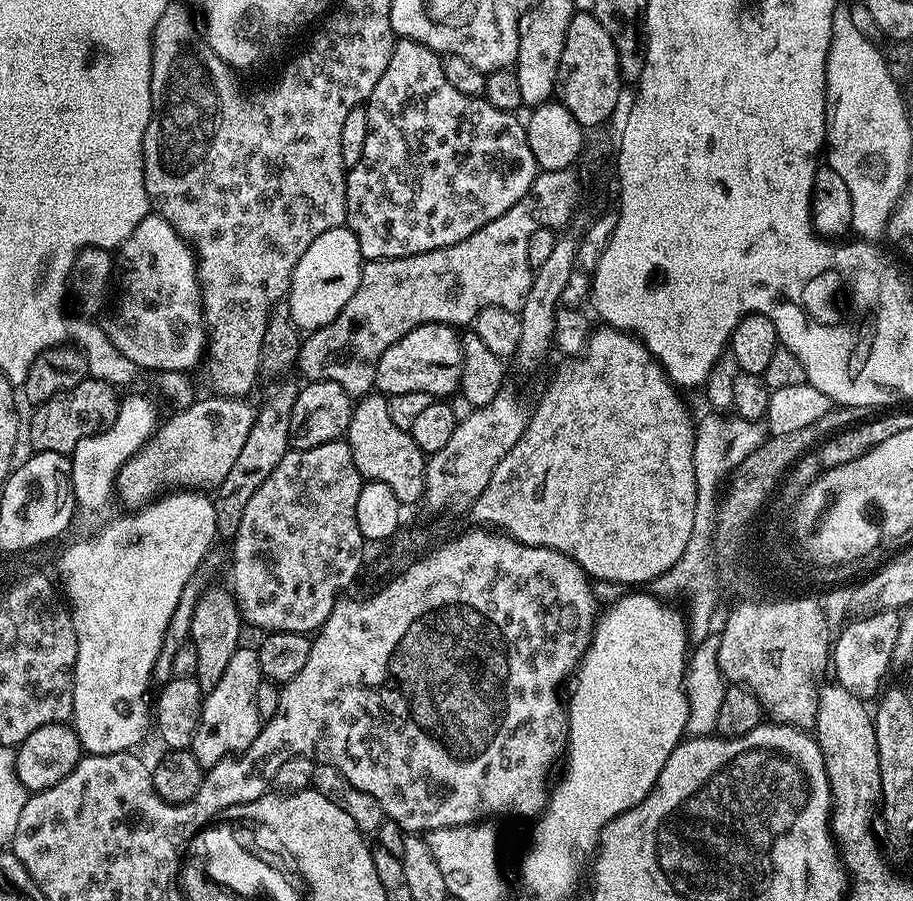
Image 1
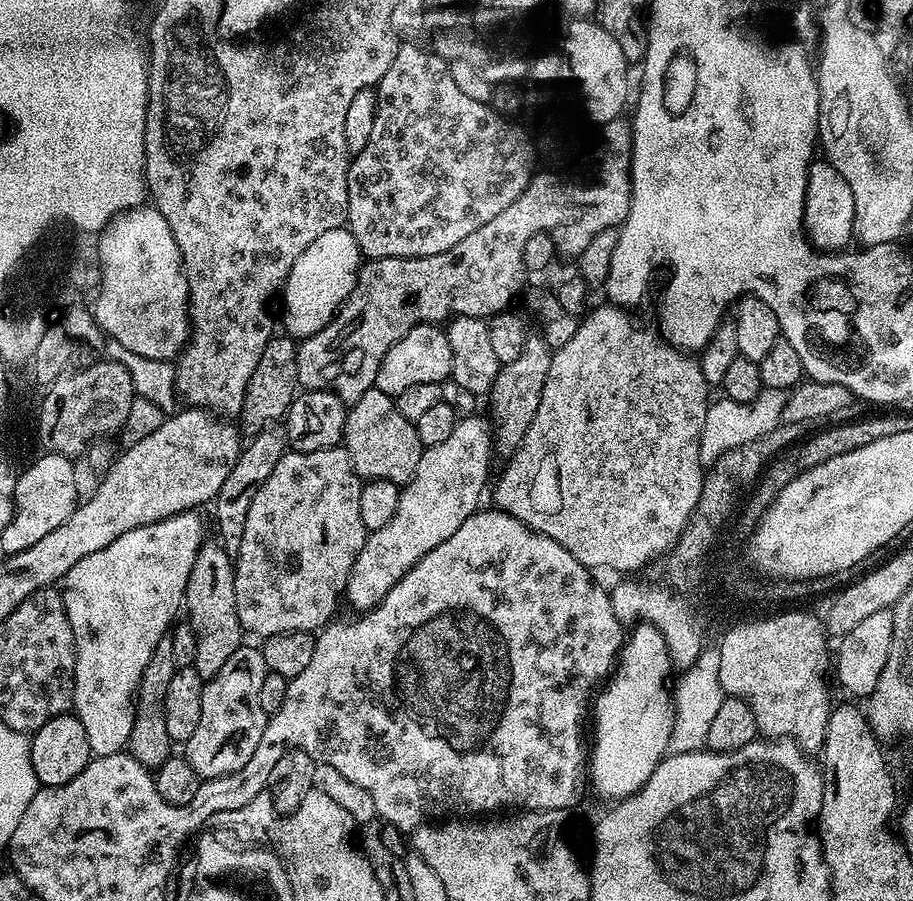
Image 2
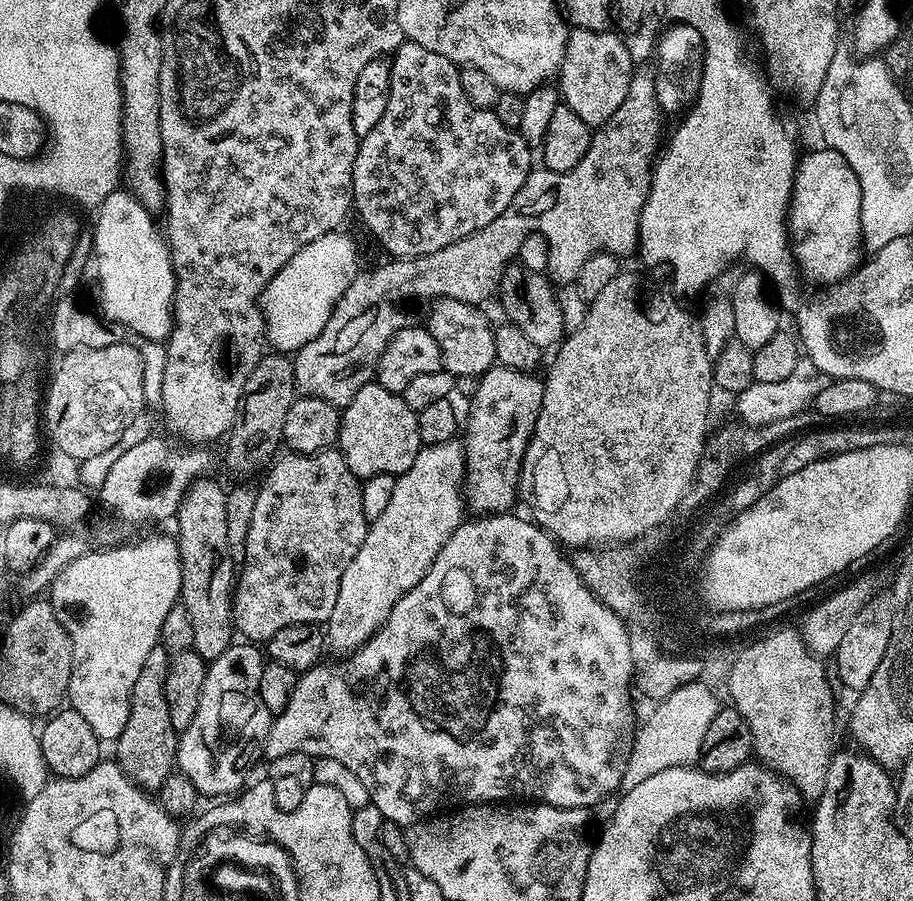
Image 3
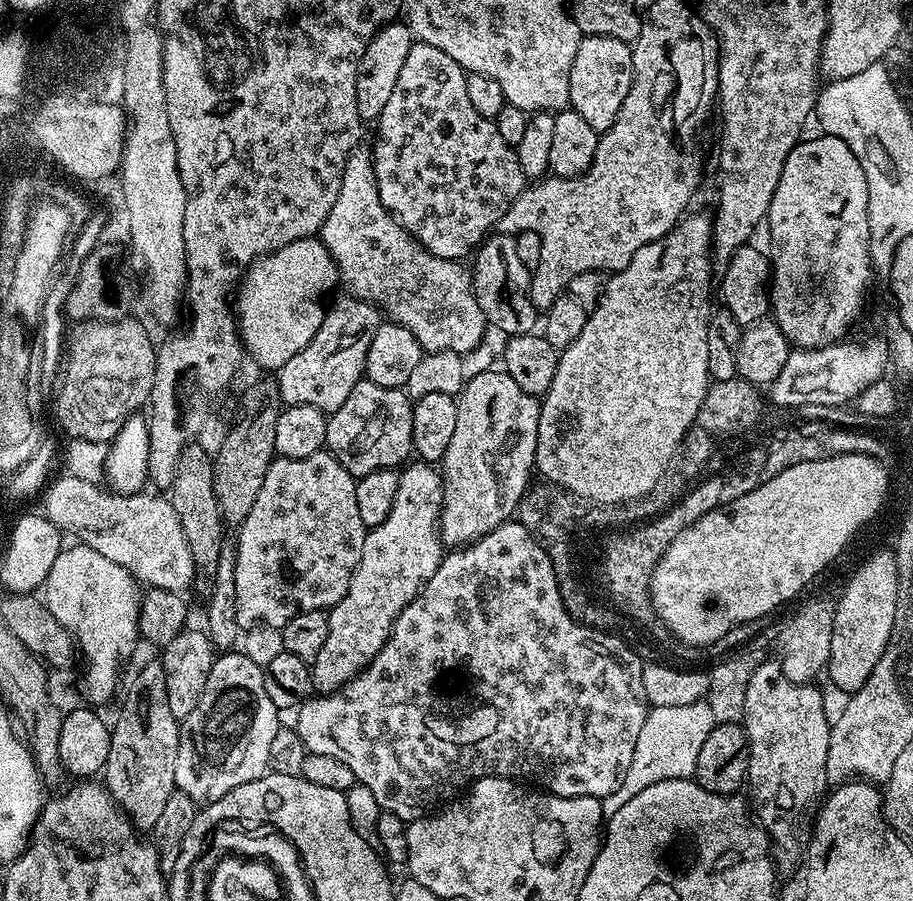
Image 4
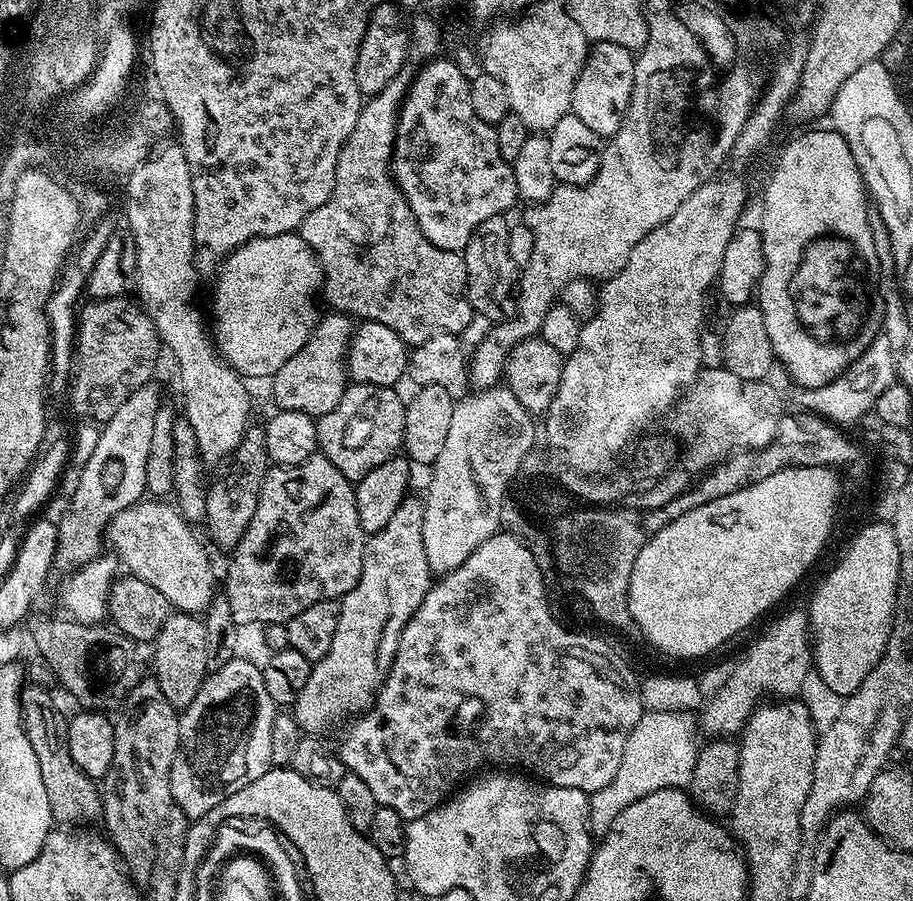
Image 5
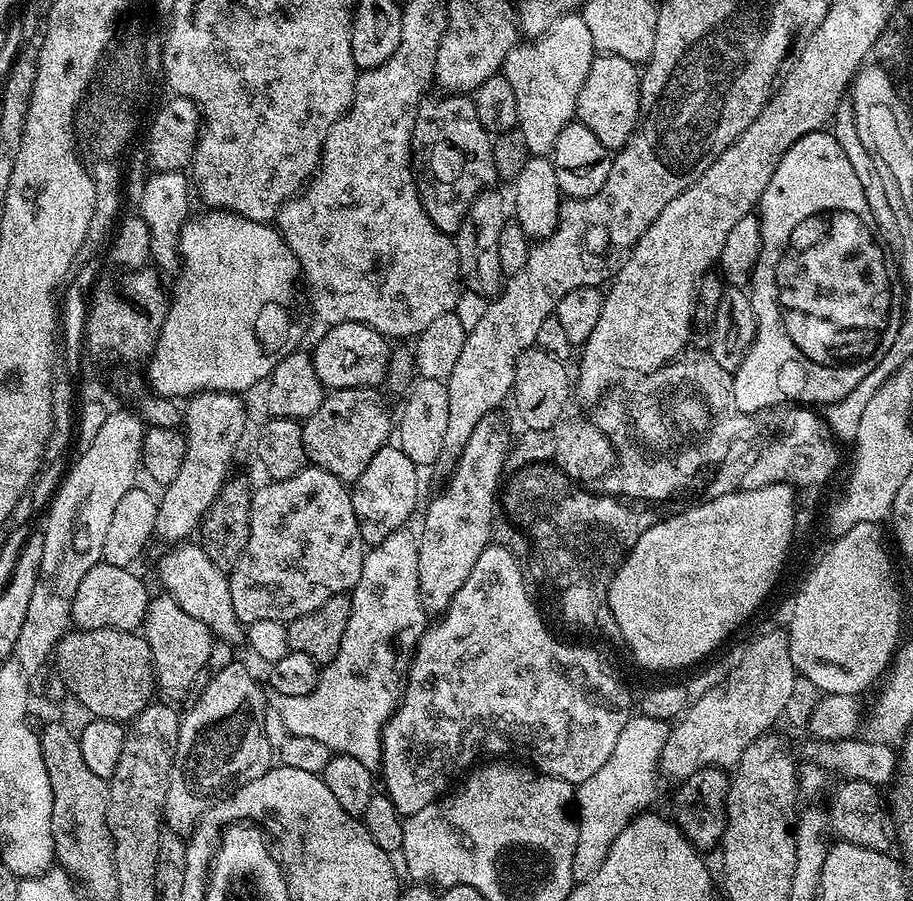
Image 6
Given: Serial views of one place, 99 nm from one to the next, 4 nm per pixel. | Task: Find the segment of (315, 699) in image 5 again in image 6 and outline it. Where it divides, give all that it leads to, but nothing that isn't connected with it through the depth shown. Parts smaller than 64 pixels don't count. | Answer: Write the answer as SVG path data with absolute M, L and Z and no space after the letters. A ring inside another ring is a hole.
M401 530L390 534L390 538L386 538L386 542L373 544L365 551L364 561L362 562L362 578L358 578L355 588L350 593L352 609L350 610L350 618L346 622L346 634L342 634L342 646L338 646L338 654L334 654L331 662L321 667L320 677L314 686L314 690L310 690L310 694L302 694L302 698L286 698L286 694L278 694L277 692L272 692L270 696L271 707L278 710L278 714L282 717L282 722L286 725L286 730L290 736L315 738L325 746L330 746L333 754L358 758L358 762L362 762L362 766L373 770L380 767L380 759L382 758L380 734L384 731L384 723L392 717L392 713L396 711L396 705L400 702L402 681L405 679L408 665L412 662L412 657L420 641L420 635L426 627L426 613L420 601L420 591L418 590L418 546L420 541L415 531L408 531Z

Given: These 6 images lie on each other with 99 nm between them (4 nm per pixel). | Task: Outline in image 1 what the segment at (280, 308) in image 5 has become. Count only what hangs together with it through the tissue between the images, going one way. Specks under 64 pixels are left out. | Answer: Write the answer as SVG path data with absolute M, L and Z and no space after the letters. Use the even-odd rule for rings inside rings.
M347 226L326 230L326 234L310 242L310 250L306 250L306 254L298 258L298 266L294 266L286 297L288 312L301 333L317 332L342 314L346 302L350 302L350 298L354 298L354 290L358 290L361 267L358 238Z

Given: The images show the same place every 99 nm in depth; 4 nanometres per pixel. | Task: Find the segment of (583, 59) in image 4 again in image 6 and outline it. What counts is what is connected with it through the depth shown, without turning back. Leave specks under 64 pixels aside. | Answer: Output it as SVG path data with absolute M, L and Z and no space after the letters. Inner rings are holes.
M598 54L590 62L590 74L578 90L576 120L594 130L594 138L609 150L618 150L630 138L640 109L640 72L626 58Z

